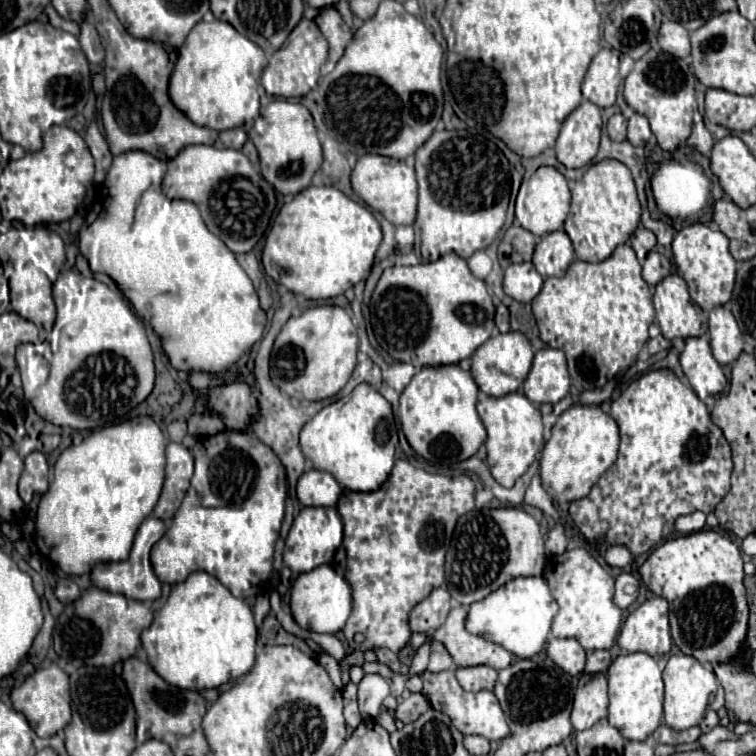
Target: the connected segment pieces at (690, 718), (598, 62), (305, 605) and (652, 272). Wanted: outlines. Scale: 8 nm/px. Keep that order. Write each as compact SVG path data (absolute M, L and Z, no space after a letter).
M679 652L667 660L667 666L663 670L663 682L665 682L665 704L663 704L665 724L671 726L673 730L687 730L691 726L699 726L711 696L717 692L717 678L713 670L709 670L697 658Z
M603 48L591 60L585 80L581 84L583 98L595 102L599 108L613 106L619 84L621 84L619 58L609 48Z
M327 564L307 574L299 574L295 580L295 592L291 588L291 614L305 630L337 634L351 614L351 586Z
M651 252L643 264L643 278L647 284L655 286L659 284L663 278L667 278L671 274L671 262L659 254L659 252Z

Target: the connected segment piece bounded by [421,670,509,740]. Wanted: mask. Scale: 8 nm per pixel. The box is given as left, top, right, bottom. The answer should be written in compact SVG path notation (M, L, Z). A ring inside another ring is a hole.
M443 670L437 674L423 672L421 678L423 678L423 694L431 702L431 706L435 710L443 710L443 714L447 714L451 718L453 726L461 734L477 734L477 736L483 736L487 740L503 740L509 734L505 714L503 714L499 700L495 698L493 692L489 692L489 690L479 690L479 692L463 690L451 670Z

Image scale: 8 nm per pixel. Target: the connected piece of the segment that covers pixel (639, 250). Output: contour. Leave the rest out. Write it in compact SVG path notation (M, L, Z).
M639 226L639 228L633 232L633 236L631 236L631 246L633 246L639 262L645 260L645 256L655 248L655 244L657 244L655 234L649 232L649 230L643 228L643 226Z

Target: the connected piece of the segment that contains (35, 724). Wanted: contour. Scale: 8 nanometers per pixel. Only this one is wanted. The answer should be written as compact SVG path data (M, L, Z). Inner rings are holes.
M51 664L49 668L41 668L35 674L31 674L21 686L13 688L11 702L13 702L13 708L27 718L29 726L35 730L39 738L49 738L71 722L69 676L57 664Z

